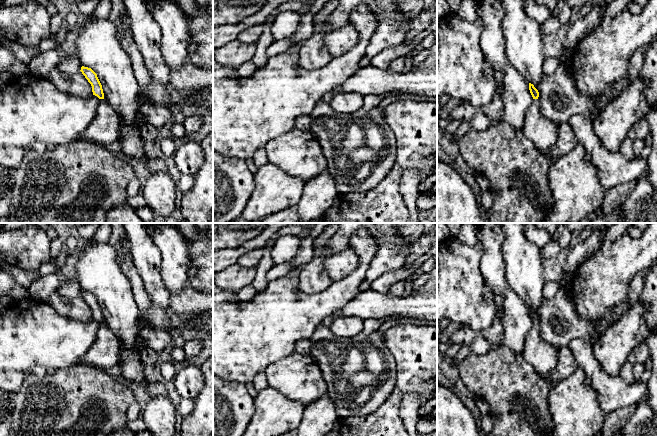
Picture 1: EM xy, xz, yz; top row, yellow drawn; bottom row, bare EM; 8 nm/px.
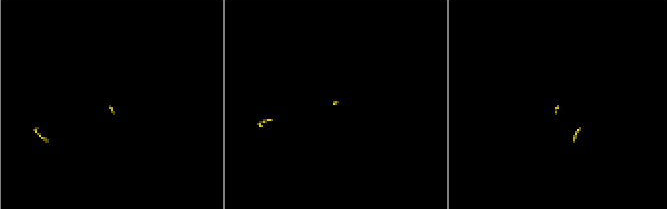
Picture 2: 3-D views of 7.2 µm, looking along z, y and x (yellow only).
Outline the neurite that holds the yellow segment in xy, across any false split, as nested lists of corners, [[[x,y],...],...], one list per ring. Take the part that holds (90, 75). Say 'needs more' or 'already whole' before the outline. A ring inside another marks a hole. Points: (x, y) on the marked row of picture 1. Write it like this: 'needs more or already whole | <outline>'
already whole | [[[84,66],[81,67],[80,71],[91,84],[93,95],[97,96],[99,99],[104,99],[102,85],[97,77],[97,74],[91,68]]]

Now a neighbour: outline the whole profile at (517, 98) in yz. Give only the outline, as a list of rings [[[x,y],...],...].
[[[477,0],[477,13],[484,24],[480,48],[493,69],[502,73],[504,110],[502,119],[521,130],[525,115],[533,103],[529,83],[507,60],[503,35],[505,11],[501,0]]]

